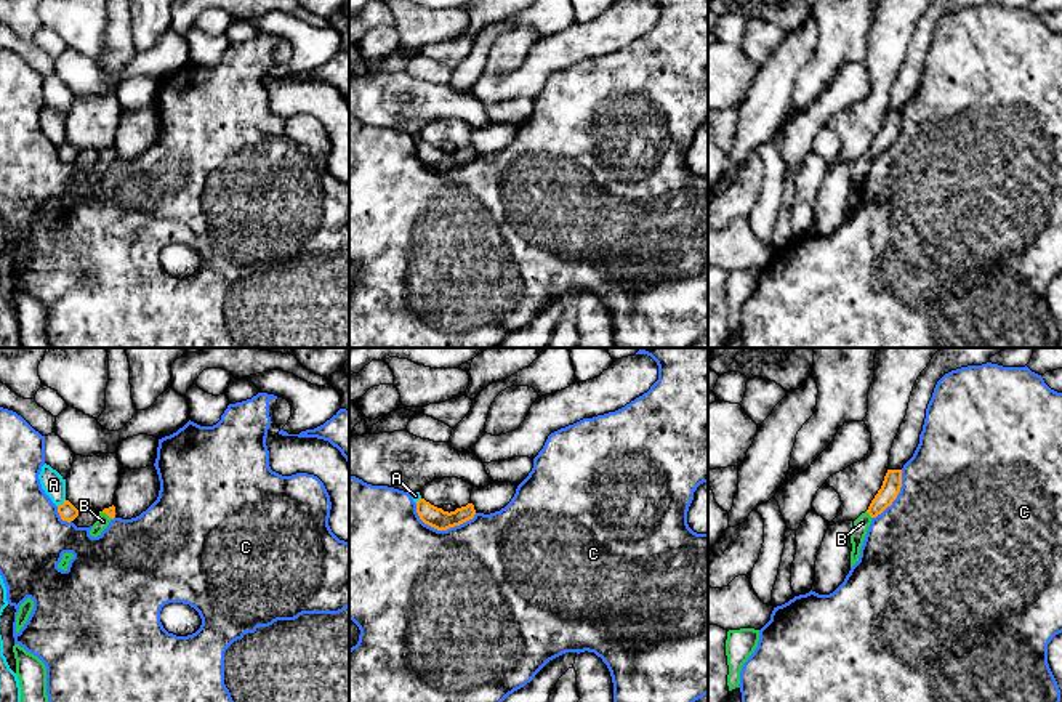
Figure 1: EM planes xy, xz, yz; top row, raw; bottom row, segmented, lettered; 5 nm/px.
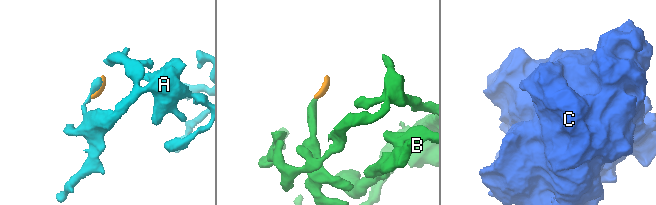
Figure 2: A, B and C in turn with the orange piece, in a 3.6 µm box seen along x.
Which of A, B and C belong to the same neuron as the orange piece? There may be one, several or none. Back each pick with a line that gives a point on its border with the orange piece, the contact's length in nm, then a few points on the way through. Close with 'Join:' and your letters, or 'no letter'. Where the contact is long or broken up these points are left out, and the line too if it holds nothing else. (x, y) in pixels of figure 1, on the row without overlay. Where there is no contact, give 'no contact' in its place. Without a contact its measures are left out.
B: contact yz (868, 154); length 50 nm; way yz (891, 127), (888, 135), (868, 154), (862, 164)
Join: B

